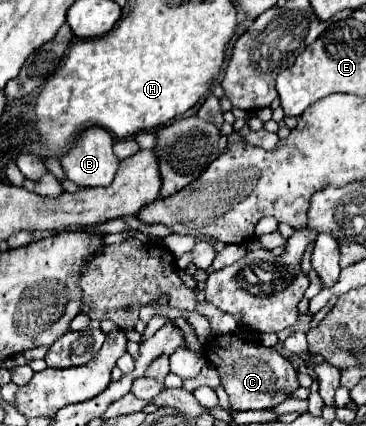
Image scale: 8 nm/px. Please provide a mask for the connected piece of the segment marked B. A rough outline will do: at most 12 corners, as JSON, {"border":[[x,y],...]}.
{"border":[[84,130],[60,156],[82,188],[108,186],[118,170],[112,136]]}

